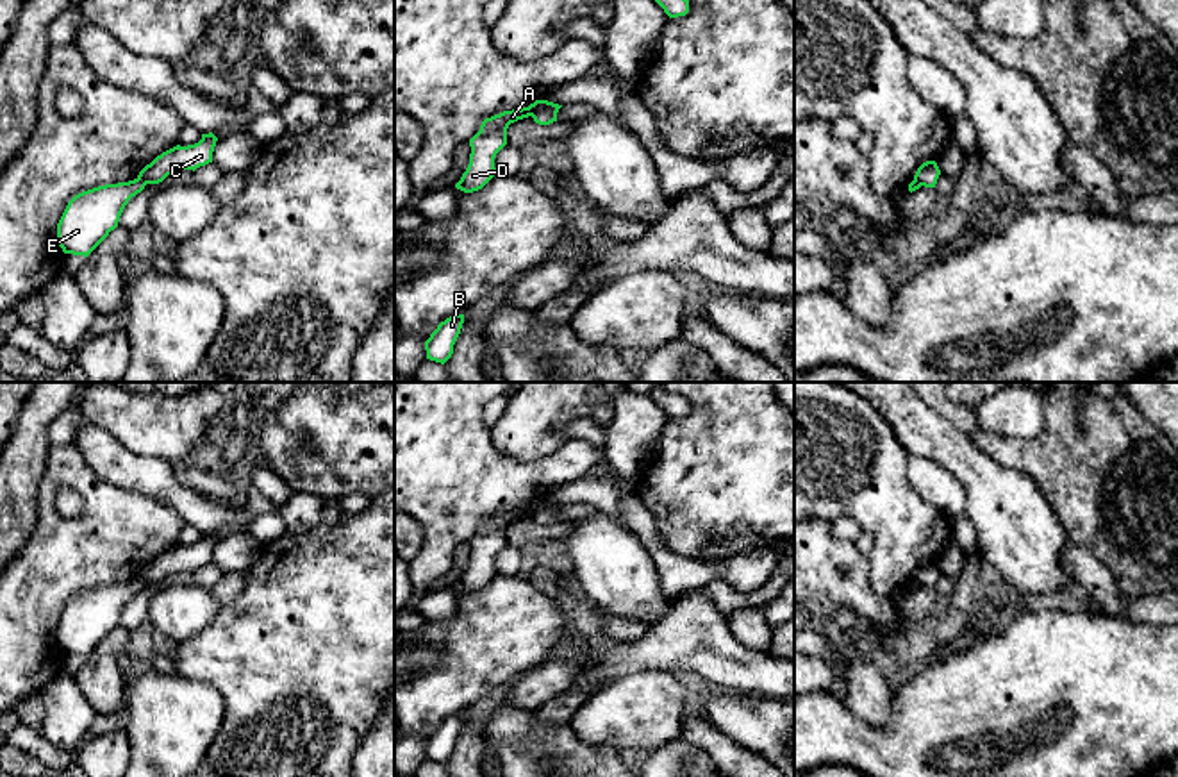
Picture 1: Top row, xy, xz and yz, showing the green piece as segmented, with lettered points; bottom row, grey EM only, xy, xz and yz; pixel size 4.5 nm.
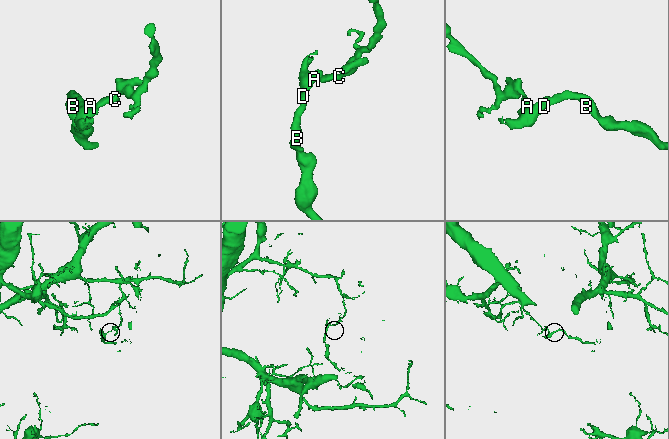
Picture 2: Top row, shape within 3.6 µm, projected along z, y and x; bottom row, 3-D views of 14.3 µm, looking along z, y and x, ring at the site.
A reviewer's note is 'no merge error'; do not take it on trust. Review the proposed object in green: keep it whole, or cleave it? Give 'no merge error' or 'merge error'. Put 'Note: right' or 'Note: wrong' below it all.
merge error
Note: wrong

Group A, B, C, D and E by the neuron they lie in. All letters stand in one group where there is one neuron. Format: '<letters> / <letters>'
A B D E / C

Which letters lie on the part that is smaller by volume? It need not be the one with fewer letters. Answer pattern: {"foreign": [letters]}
{"foreign": ["A", "B", "D", "E"]}

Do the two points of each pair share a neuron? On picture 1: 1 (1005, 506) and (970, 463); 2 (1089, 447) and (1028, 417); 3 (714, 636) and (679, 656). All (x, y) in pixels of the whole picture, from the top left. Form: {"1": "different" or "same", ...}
{"1": "same", "2": "different", "3": "same"}

